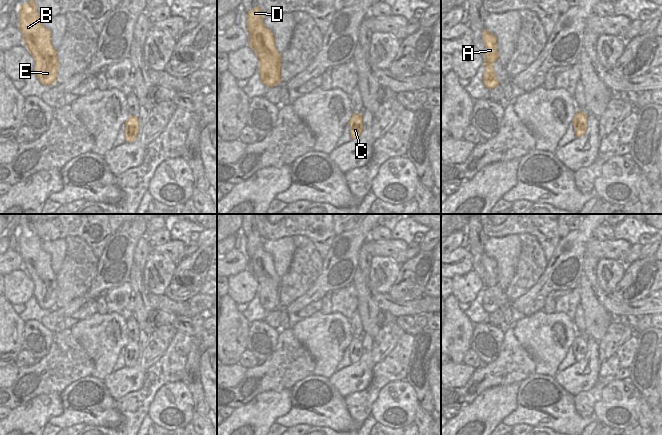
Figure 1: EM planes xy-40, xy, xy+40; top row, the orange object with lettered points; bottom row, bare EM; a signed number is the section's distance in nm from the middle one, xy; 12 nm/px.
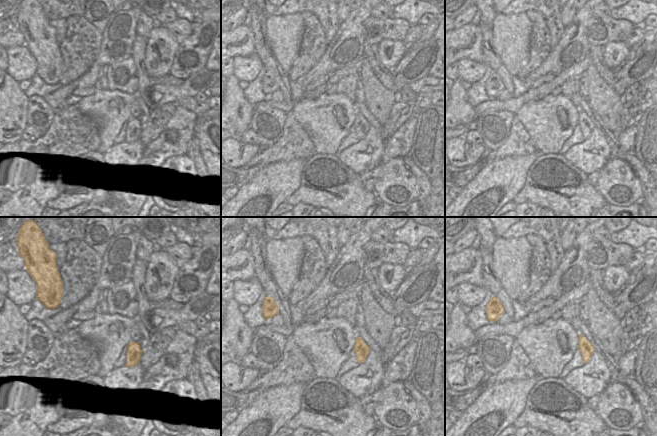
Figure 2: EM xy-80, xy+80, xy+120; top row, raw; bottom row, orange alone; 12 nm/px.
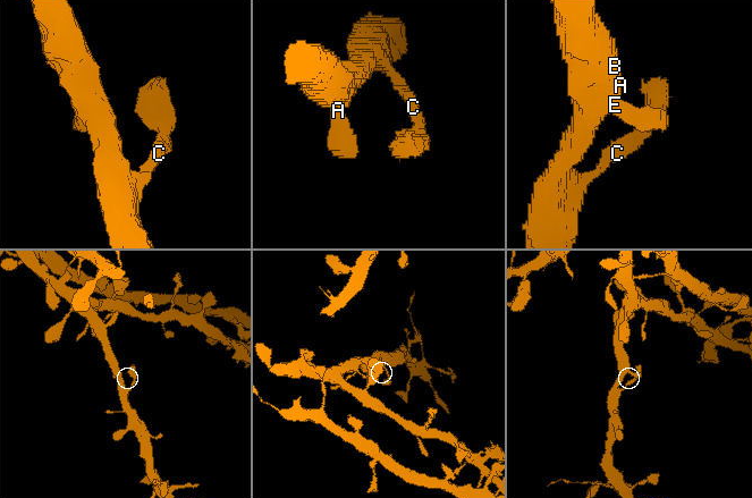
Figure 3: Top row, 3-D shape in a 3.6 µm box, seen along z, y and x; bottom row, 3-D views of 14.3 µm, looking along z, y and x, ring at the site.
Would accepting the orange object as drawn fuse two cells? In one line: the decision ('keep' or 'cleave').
keep

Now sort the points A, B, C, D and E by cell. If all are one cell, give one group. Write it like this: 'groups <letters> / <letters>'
groups A B C D E

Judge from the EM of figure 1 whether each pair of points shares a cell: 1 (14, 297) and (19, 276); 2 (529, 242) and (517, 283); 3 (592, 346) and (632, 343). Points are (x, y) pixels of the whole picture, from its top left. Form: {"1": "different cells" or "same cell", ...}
{"1": "same cell", "2": "same cell", "3": "different cells"}

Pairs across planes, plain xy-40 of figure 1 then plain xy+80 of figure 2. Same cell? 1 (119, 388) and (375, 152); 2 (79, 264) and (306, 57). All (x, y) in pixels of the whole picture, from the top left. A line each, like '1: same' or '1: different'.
1: same
2: same

